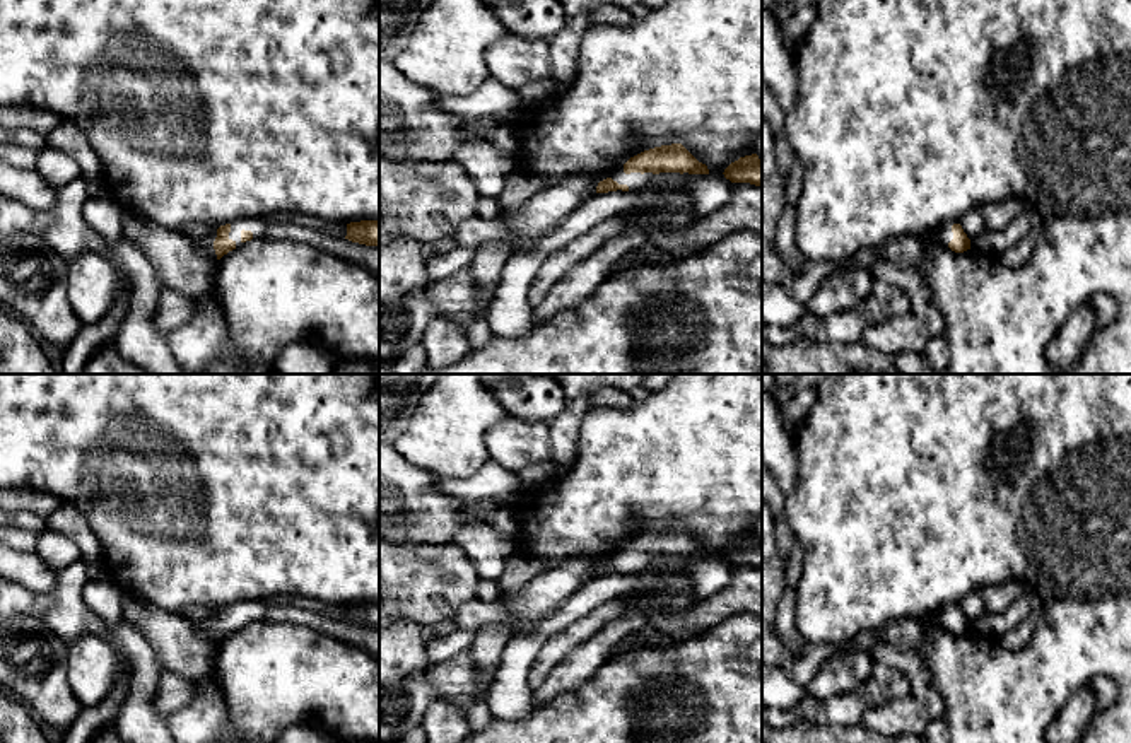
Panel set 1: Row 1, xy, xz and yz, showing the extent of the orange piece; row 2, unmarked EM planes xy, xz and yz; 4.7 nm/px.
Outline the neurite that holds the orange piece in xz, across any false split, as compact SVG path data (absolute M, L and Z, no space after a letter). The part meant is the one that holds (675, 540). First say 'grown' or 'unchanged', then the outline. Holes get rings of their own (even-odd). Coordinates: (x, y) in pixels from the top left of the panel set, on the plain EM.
grown; M682 526L661 528L630 540L607 562L591 564L588 579L608 574L641 572L659 555L709 557L706 547L699 545Z

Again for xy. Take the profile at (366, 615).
unchanged; M360 603L347 606L345 622L366 629L379 629L379 603Z

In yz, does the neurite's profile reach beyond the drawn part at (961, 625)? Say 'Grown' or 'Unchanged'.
Grown

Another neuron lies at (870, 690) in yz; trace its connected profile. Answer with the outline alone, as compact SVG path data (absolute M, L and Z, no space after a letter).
M870 676L859 688L859 695L864 699L868 707L876 707L885 702L885 697L875 680L875 676Z

